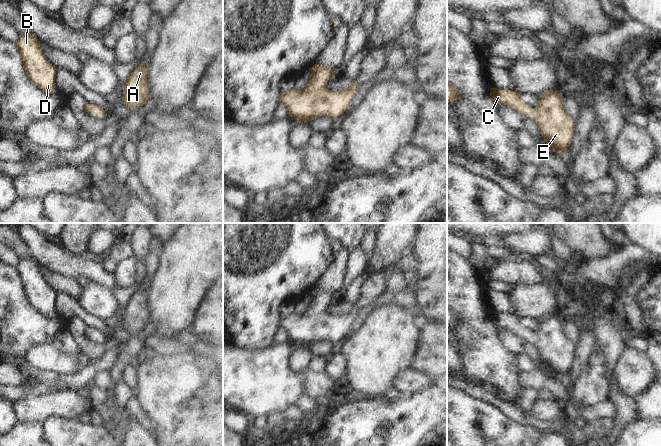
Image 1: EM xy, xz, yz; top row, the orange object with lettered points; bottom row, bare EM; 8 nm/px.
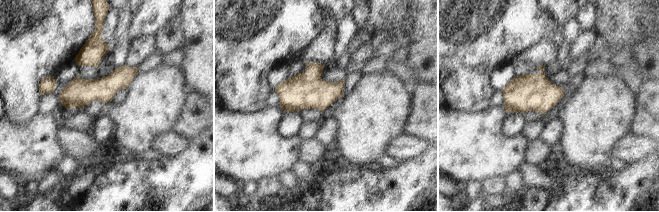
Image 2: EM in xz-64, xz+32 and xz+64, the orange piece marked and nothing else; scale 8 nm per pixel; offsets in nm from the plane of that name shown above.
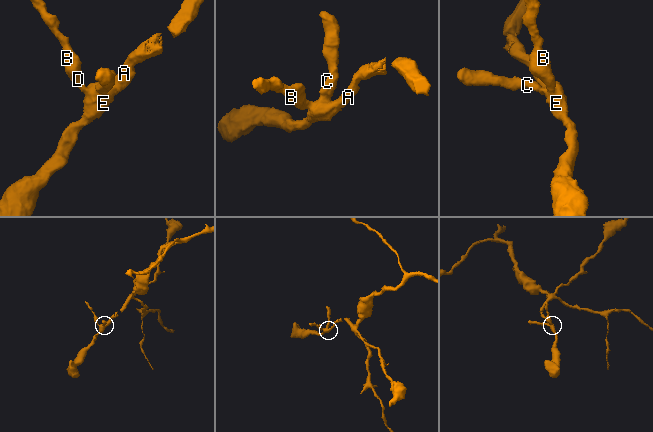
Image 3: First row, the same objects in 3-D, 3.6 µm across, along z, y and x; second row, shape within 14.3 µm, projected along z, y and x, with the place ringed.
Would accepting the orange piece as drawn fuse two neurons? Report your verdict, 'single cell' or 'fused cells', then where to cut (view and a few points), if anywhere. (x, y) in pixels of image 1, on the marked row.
single cell; no cut

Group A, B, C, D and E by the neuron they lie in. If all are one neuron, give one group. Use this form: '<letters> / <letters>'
A B C D E

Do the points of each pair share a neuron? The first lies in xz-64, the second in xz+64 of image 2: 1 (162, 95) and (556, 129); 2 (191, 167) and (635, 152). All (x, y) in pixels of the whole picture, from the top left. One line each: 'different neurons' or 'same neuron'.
1: different neurons
2: different neurons

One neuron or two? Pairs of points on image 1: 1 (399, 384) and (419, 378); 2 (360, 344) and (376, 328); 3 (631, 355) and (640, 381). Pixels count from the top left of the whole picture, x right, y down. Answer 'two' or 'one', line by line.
1: one
2: one
3: one

